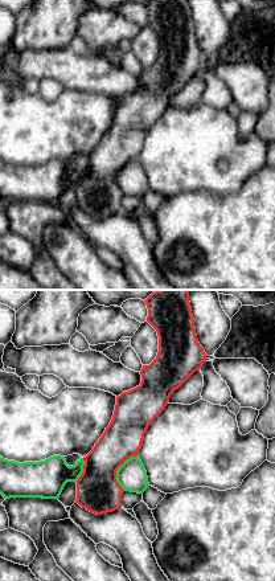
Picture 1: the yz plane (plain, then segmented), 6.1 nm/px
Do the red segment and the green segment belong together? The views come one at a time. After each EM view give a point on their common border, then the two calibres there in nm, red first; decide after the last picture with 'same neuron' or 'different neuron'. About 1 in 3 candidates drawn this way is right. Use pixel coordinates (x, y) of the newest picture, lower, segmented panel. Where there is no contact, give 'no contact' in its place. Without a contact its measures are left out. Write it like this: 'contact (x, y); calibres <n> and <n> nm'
contact (117, 470); calibres 260 and 180 nm

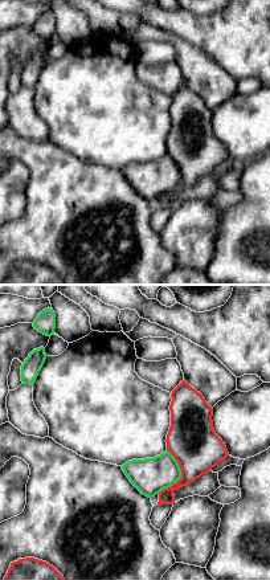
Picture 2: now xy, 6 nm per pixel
contact (181, 476); calibres 300 and 220 nm

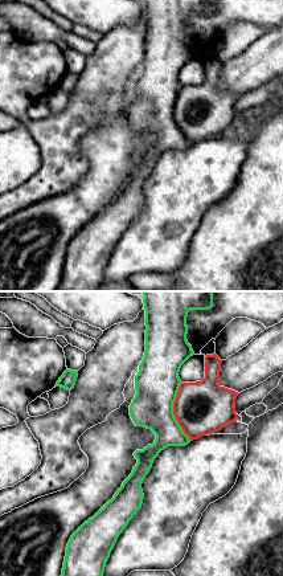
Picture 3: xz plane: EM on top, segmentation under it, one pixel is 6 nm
contact (173, 412); calibres 320 and 260 nm

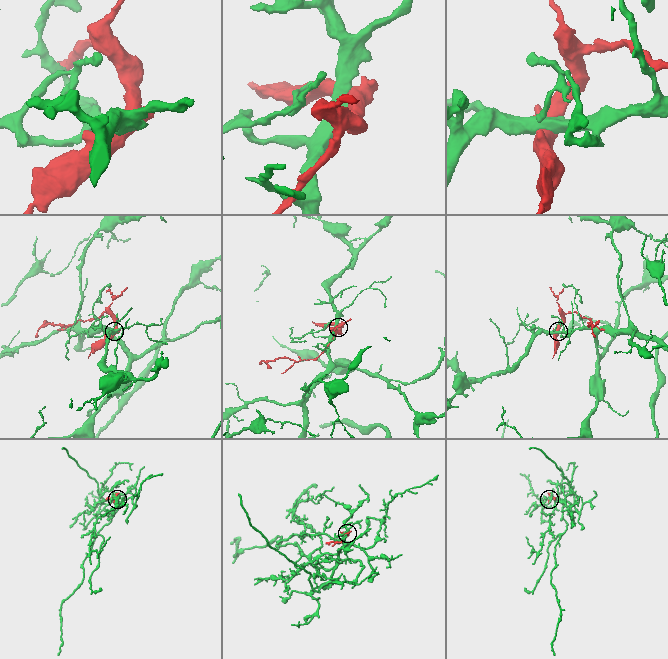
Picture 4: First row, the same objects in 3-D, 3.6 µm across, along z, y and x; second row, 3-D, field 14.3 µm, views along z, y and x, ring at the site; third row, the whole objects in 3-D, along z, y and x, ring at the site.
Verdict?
different neuron

